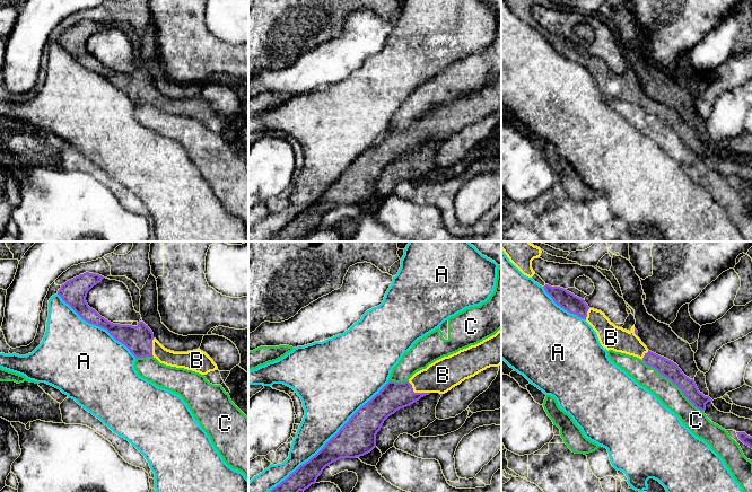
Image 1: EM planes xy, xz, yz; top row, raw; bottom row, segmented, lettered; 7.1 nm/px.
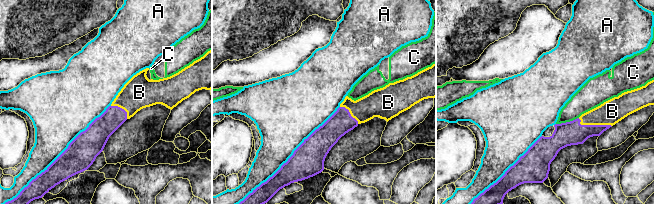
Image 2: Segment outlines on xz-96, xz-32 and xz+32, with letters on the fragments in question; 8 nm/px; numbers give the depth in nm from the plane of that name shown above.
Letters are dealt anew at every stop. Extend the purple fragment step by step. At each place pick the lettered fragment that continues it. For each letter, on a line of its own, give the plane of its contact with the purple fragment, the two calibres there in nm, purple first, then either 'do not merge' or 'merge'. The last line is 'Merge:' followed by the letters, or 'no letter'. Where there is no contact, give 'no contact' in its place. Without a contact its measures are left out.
A: xz | 260/340 nm | do not merge
B: xz | 200/220 nm | merge
C: yz | 120/160 nm | do not merge
Merge: B

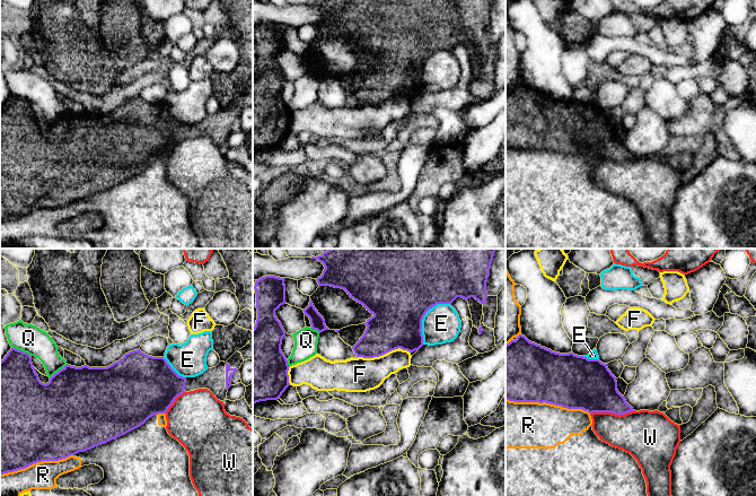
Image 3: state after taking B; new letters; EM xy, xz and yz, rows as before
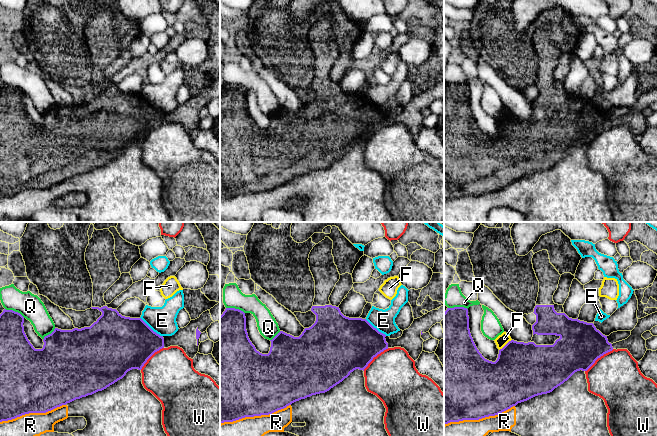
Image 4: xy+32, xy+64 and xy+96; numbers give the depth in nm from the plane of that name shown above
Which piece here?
E: xz | 500/260 nm | do not merge
F: xz | 360/240 nm | do not merge
Q: xy | 380/200 nm | do not merge
R: yz | 420/340 nm | do not merge
W: yz | 360/320 nm | do not merge
Merge: no letter

